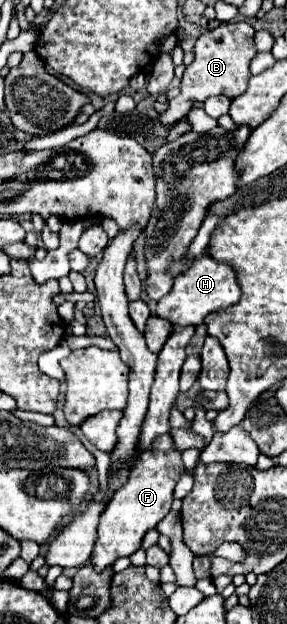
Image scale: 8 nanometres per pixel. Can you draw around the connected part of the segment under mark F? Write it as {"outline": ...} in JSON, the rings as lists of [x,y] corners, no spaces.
{"outline":[[[164,434],[156,438],[156,444],[150,452],[144,452],[134,470],[130,472],[128,482],[114,494],[114,498],[108,502],[104,514],[100,516],[98,526],[98,540],[94,544],[90,562],[96,572],[106,570],[122,556],[132,556],[148,530],[156,528],[156,524],[170,512],[172,504],[172,492],[180,476],[184,474],[184,464],[180,458],[180,452],[172,446],[170,434]]]}

